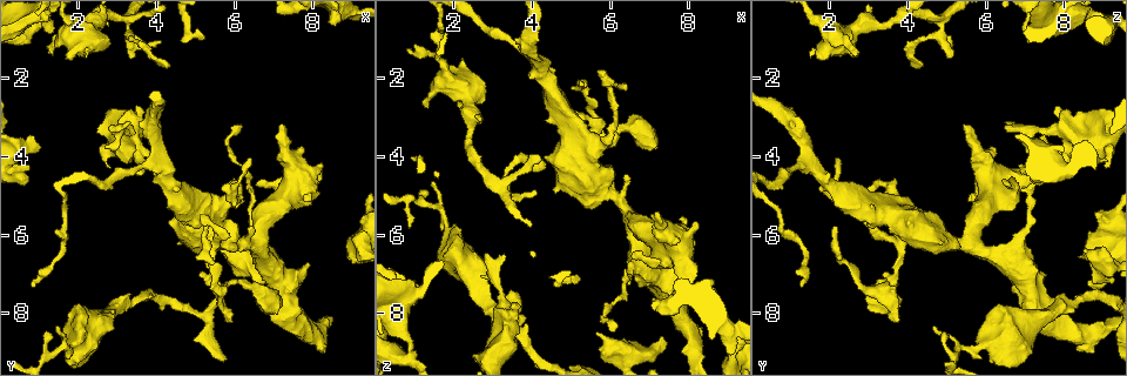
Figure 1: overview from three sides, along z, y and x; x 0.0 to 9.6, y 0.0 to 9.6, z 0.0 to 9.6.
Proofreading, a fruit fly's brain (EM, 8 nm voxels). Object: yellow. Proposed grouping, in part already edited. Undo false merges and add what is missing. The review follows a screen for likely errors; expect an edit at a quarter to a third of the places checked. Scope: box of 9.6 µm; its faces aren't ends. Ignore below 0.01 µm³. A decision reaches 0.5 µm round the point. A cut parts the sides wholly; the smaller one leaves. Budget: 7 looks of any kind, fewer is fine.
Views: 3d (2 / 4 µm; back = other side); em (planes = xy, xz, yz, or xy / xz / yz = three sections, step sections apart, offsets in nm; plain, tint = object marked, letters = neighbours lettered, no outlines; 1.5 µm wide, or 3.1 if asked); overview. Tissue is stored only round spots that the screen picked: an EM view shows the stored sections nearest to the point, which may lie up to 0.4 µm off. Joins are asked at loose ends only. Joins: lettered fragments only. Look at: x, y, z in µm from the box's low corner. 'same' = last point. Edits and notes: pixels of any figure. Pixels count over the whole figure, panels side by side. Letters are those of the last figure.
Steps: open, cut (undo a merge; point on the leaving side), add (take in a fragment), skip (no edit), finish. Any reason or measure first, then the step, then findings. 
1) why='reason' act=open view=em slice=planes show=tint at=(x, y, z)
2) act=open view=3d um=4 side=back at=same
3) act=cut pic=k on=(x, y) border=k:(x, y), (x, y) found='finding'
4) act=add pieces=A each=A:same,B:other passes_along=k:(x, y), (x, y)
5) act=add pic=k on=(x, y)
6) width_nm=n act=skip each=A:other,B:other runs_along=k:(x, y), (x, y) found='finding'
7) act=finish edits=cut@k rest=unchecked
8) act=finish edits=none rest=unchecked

act=open view=em slice=xy step=8 show=letters at=(5.70, 7.35, 3.55)

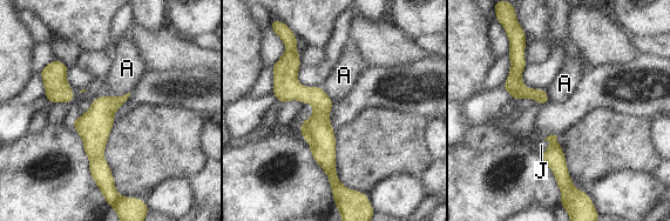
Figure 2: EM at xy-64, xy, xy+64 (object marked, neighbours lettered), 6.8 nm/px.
longest_contact=A:170nm act=skip each=A:other,J:other border=2:(129, 91), (121, 95), (106, 95) found='all the same neuron'

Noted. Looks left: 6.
why='thin neck' act=open view=em slice=yz step=4 show=tint at=(6.05, 4.20, 7.75)

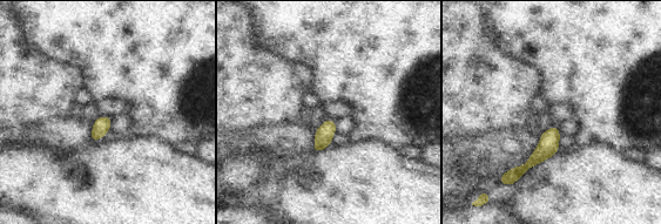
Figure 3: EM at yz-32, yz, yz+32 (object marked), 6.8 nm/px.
why='another direction' act=open view=em slice=planes show=letters at=same

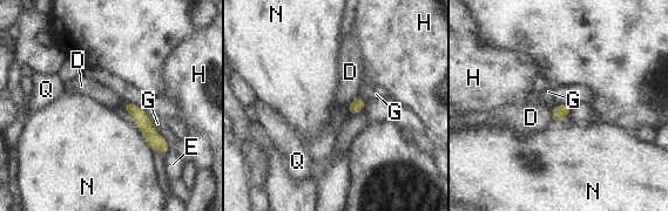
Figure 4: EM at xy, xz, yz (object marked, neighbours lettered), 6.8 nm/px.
act=skip each=D:other,E:other,G:other,H:other,N:other,Q:other found='continuous, no second neuron'

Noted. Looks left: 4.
why='branch stops here' act=open view=em slice=yz step=8 show=letters at=(3.50, 2.75, 7.80)

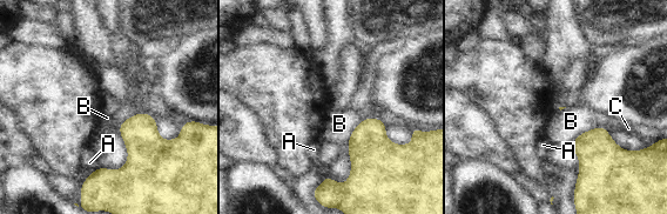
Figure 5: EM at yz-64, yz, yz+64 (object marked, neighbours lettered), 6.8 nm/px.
act=skip each=A:other,B:other,C:other border=5:(379, 118), (365, 118), (347, 142) found='no lettered fragment goes on from it'

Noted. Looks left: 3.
act=finish edits=none rest=unchecked

